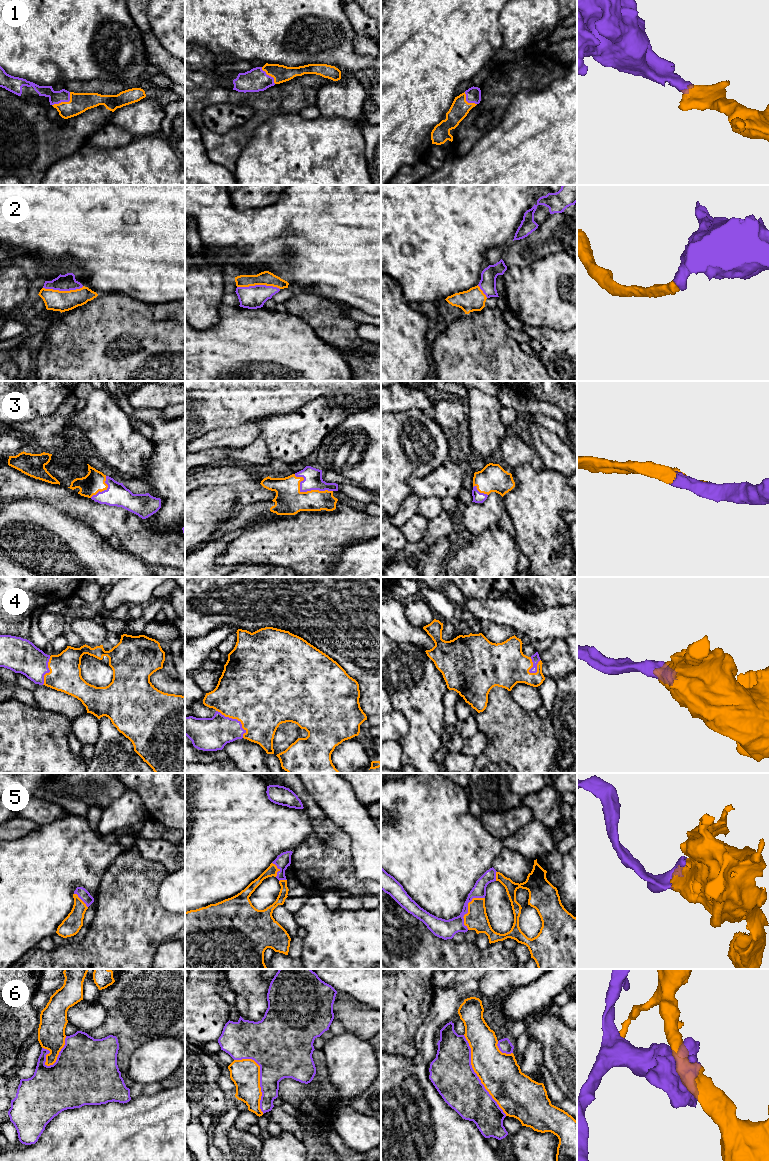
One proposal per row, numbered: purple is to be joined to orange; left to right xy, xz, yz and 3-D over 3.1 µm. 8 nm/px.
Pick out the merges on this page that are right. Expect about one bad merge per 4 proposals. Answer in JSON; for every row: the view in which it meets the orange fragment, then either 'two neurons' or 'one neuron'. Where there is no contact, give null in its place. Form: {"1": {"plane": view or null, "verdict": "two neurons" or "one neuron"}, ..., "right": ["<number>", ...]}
{"1": {"plane": "xy", "verdict": "one neuron"}, "2": {"plane": "xz", "verdict": "one neuron"}, "3": {"plane": "xz", "verdict": "one neuron"}, "4": {"plane": "xz", "verdict": "one neuron"}, "5": {"plane": "yz", "verdict": "one neuron"}, "6": {"plane": "yz", "verdict": "two neurons"}, "right": ["1", "2", "3", "4", "5"]}

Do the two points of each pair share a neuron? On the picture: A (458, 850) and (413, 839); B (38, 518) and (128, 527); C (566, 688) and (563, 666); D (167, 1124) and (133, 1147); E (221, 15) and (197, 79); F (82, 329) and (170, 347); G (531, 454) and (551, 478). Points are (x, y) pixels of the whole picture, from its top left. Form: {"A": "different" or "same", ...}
{"A": "same", "B": "different", "C": "different", "D": "same", "E": "different", "F": "same", "G": "different"}

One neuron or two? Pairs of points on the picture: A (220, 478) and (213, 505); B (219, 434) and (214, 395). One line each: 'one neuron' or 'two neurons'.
A: two neurons
B: two neurons

